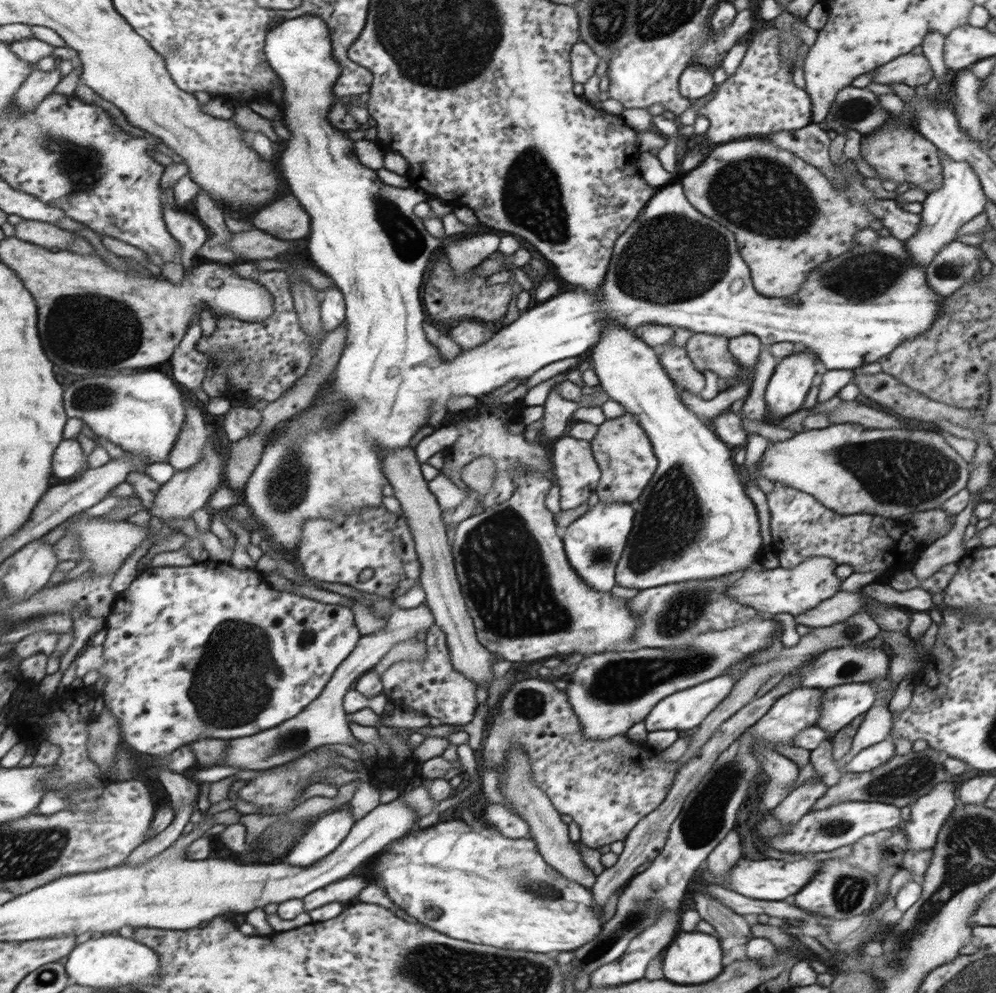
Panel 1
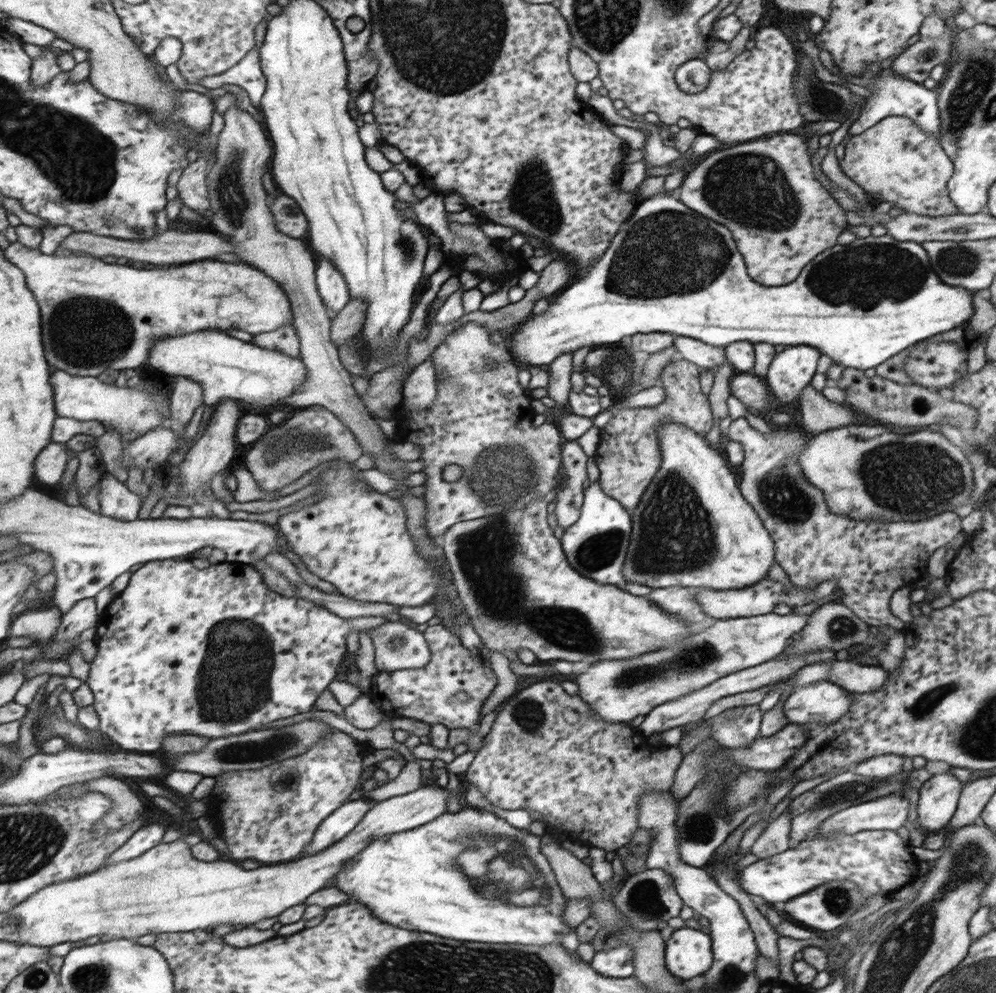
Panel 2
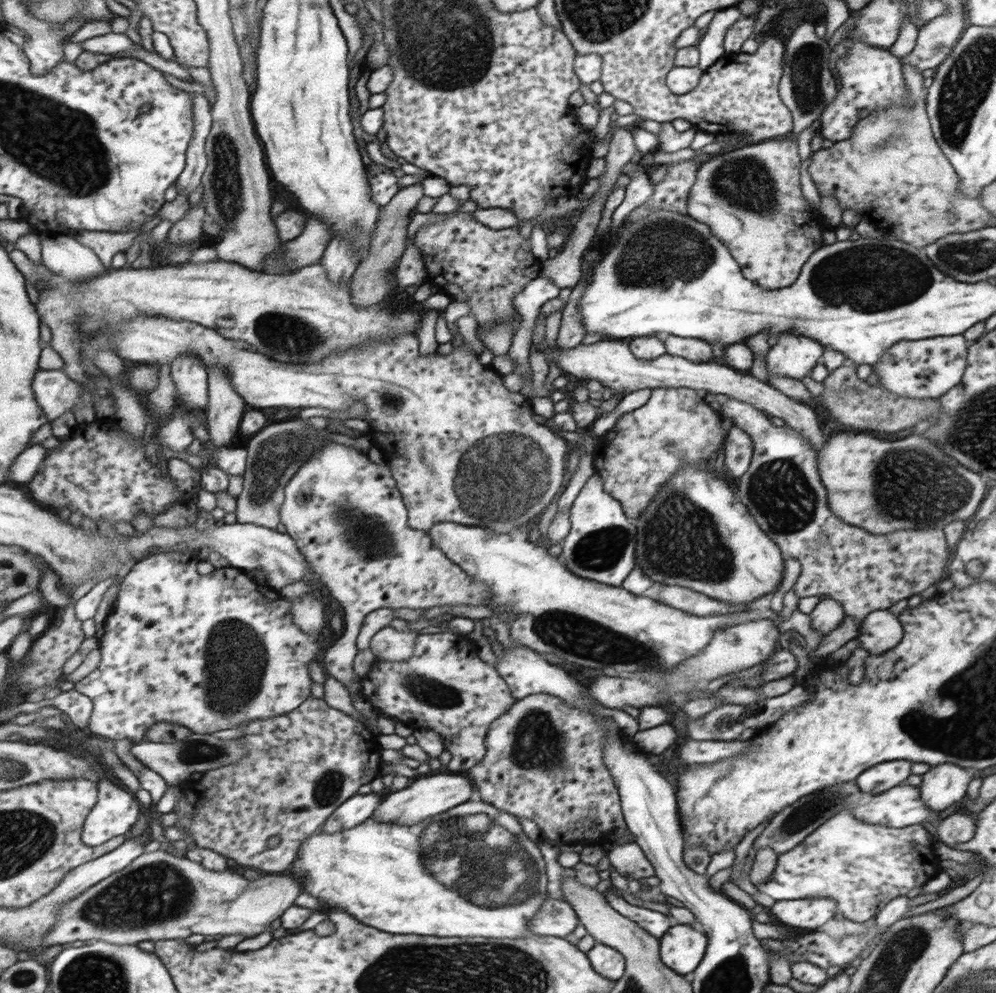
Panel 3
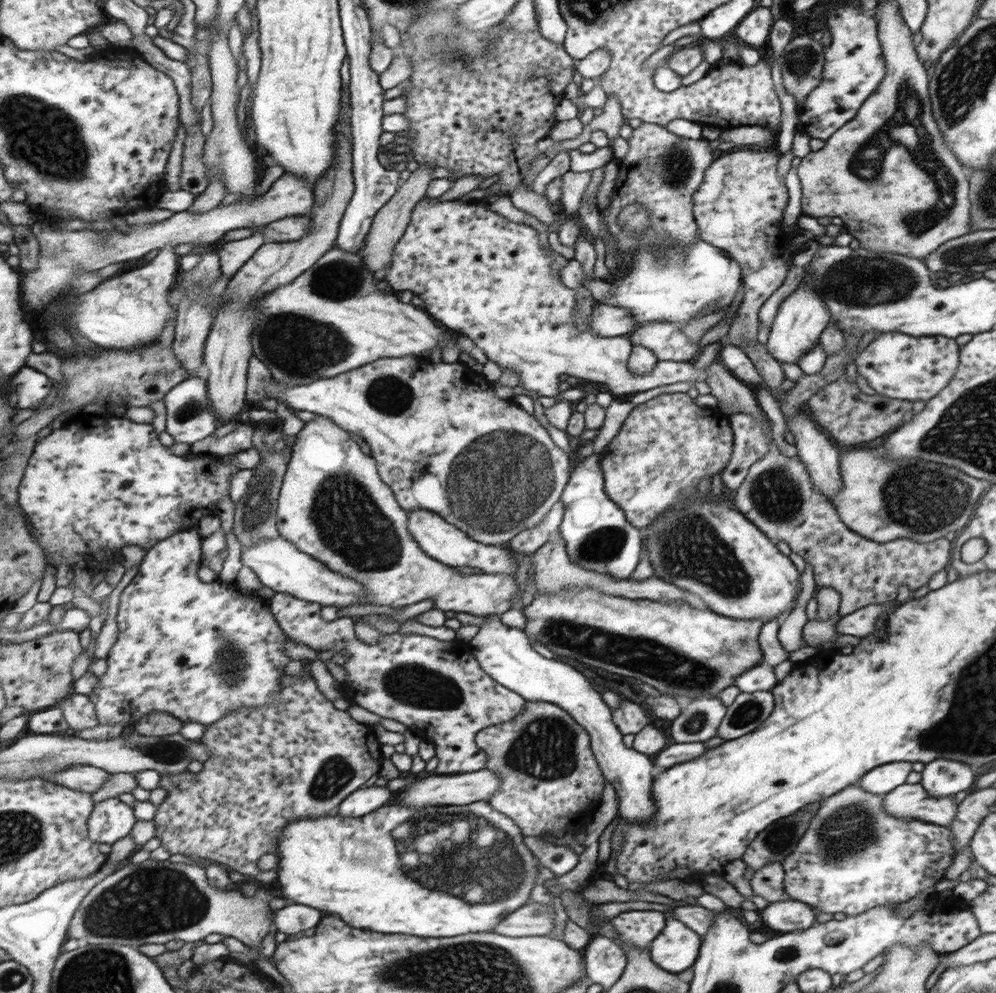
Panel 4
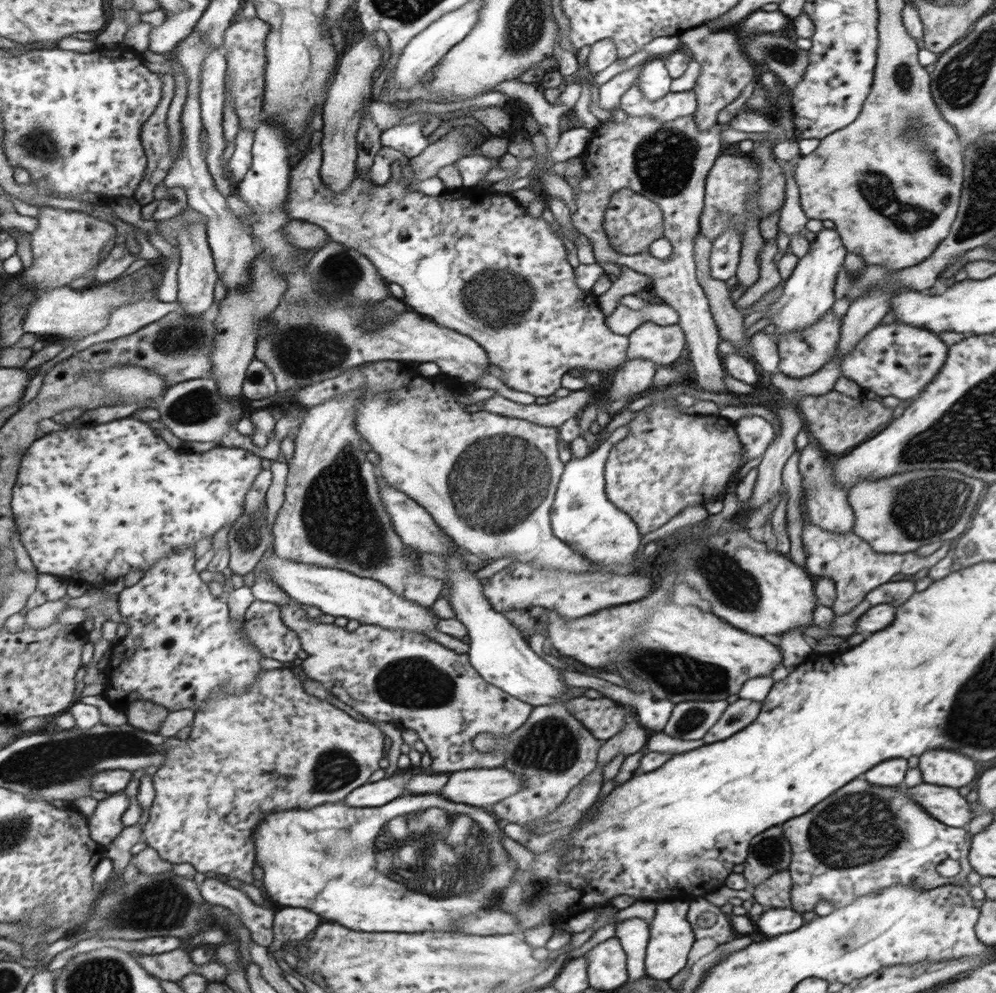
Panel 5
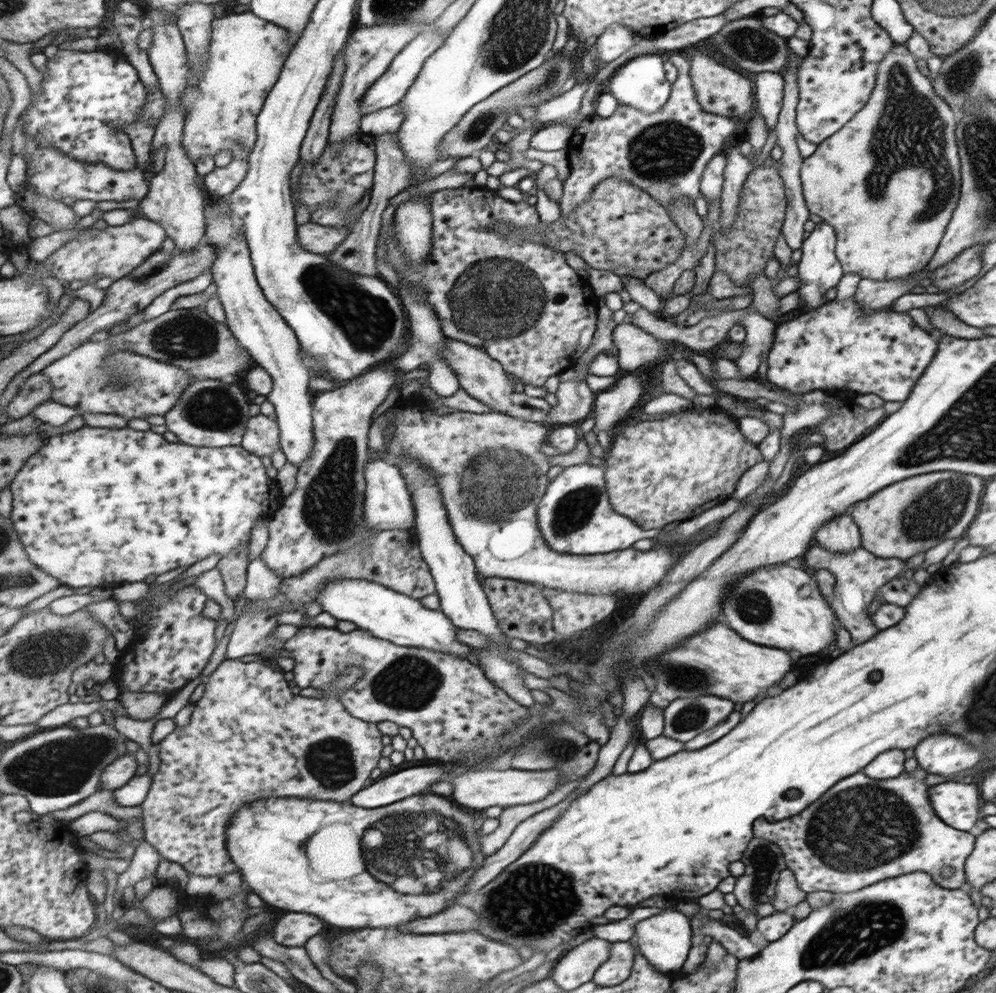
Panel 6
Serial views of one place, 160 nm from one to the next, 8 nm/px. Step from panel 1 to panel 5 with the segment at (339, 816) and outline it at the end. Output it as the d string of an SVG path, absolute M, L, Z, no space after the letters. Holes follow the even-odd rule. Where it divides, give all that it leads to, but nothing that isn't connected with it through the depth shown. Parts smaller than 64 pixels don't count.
M405 772L405 774L393 776L393 778L385 778L385 780L379 780L379 782L365 784L361 788L356 788L353 790L353 794L349 793L346 798L347 805L359 808L385 806L391 800L395 800L395 798L405 794L407 784L411 782L411 778L415 774L417 772Z

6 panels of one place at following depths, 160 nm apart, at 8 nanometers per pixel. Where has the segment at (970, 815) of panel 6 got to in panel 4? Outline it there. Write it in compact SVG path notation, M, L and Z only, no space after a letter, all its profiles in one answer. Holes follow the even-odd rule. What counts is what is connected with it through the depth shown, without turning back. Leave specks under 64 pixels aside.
M903 783L889 794L885 793L882 795L882 807L889 810L889 814L897 814L897 818L913 818L943 827L949 827L957 813L952 796L933 797L919 783Z

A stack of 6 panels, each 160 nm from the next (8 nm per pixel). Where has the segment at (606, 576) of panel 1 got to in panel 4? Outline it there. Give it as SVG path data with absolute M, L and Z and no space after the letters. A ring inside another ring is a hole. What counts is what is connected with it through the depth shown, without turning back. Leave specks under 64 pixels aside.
M591 452L575 467L568 484L561 493L563 515L556 534L564 540L564 547L572 563L582 569L613 578L626 579L635 572L643 555L643 534L625 520L623 511L605 496L601 478L600 453Z

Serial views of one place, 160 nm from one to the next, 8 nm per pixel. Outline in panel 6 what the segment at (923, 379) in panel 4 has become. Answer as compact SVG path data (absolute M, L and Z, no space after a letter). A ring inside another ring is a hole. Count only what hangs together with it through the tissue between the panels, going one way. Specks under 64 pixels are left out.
M854 297L844 298L843 300L833 299L832 301L823 303L819 308L813 310L813 312L812 310L801 312L800 315L777 324L774 330L774 336L775 338L771 350L767 352L765 358L765 378L770 381L772 385L783 388L793 394L802 394L813 390L827 392L833 390L833 388L837 388L837 390L849 391L852 395L875 394L875 396L879 396L884 402L903 402L911 392L912 386L919 380L921 373L925 370L927 364L931 362L931 358L933 358L933 355L937 350L937 340L913 323L911 317L909 317L907 313L895 312L889 308L864 313L857 302L855 302Z

